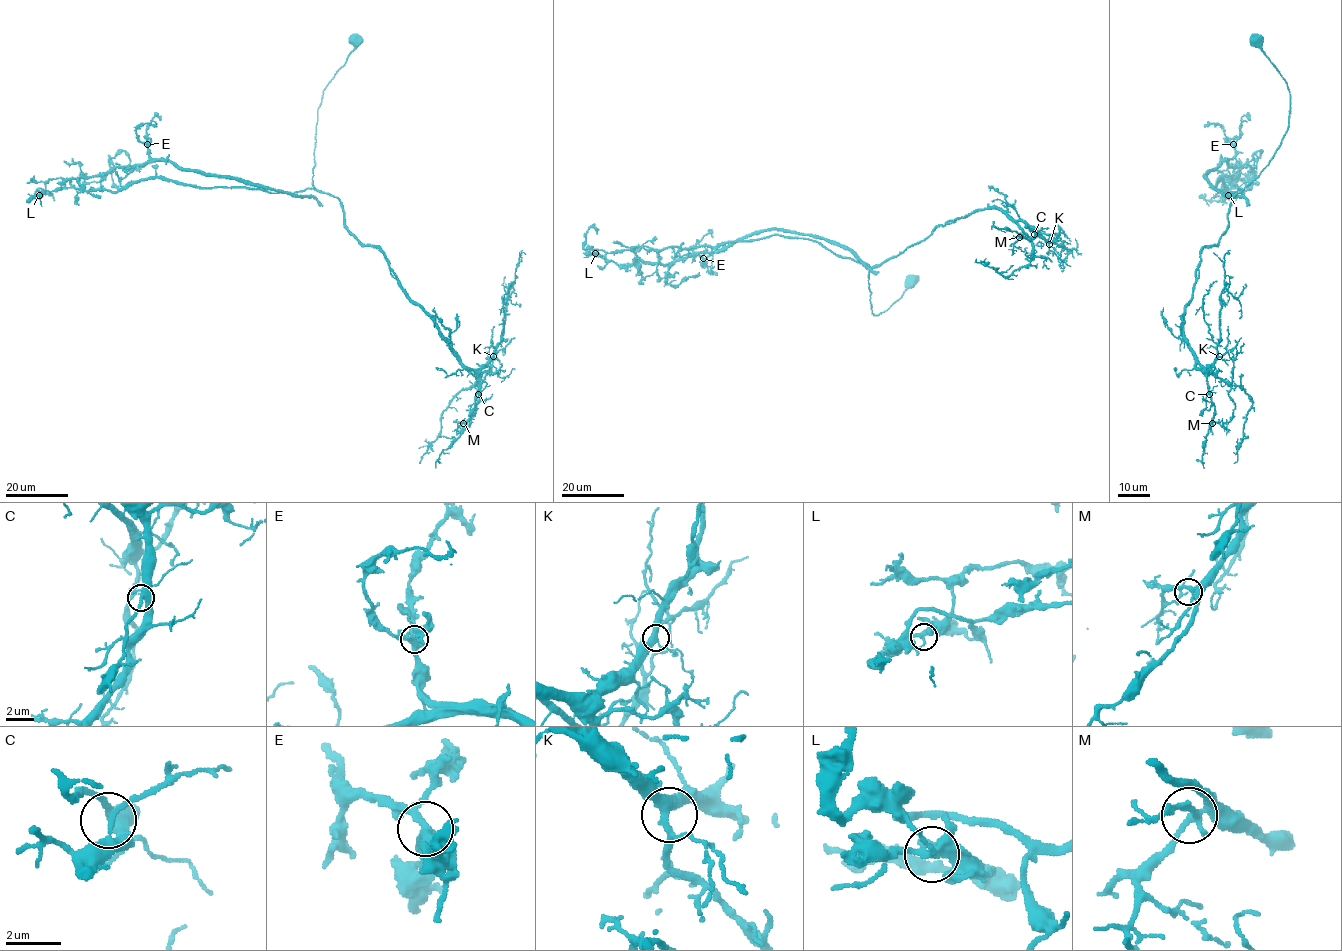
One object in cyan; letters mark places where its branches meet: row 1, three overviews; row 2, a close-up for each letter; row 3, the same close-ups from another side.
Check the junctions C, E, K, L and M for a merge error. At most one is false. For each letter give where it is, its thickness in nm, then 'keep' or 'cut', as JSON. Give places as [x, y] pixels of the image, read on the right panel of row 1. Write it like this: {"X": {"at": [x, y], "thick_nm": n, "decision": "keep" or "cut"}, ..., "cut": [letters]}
{"C": {"at": [1209, 394], "thick_nm": 360, "decision": "keep"}, "E": {"at": [1233, 144], "thick_nm": 380, "decision": "keep"}, "K": {"at": [1219, 356], "thick_nm": 380, "decision": "keep"}, "L": {"at": [1228, 195], "thick_nm": 280, "decision": "cut"}, "M": {"at": [1212, 423], "thick_nm": 280, "decision": "keep"}, "cut": ["L"]}

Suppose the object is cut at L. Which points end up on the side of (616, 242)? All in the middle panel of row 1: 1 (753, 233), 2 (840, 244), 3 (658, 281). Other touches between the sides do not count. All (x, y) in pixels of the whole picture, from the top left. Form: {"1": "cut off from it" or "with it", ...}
{"1": "with it", "2": "with it", "3": "cut off from it"}

